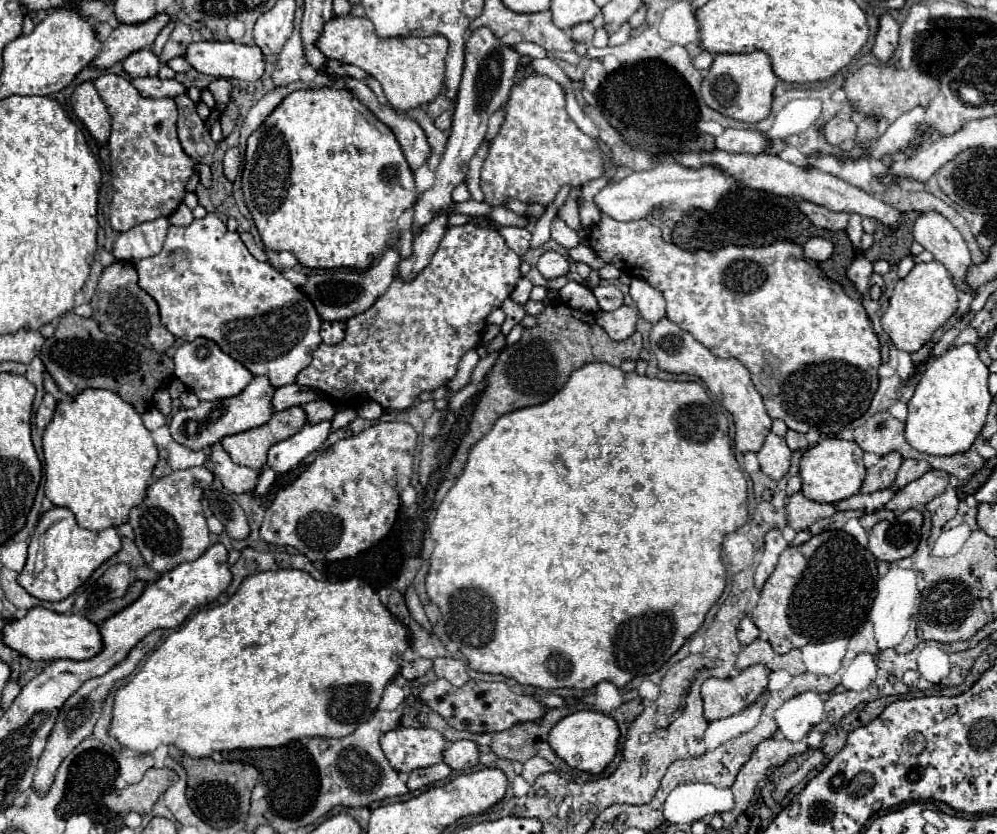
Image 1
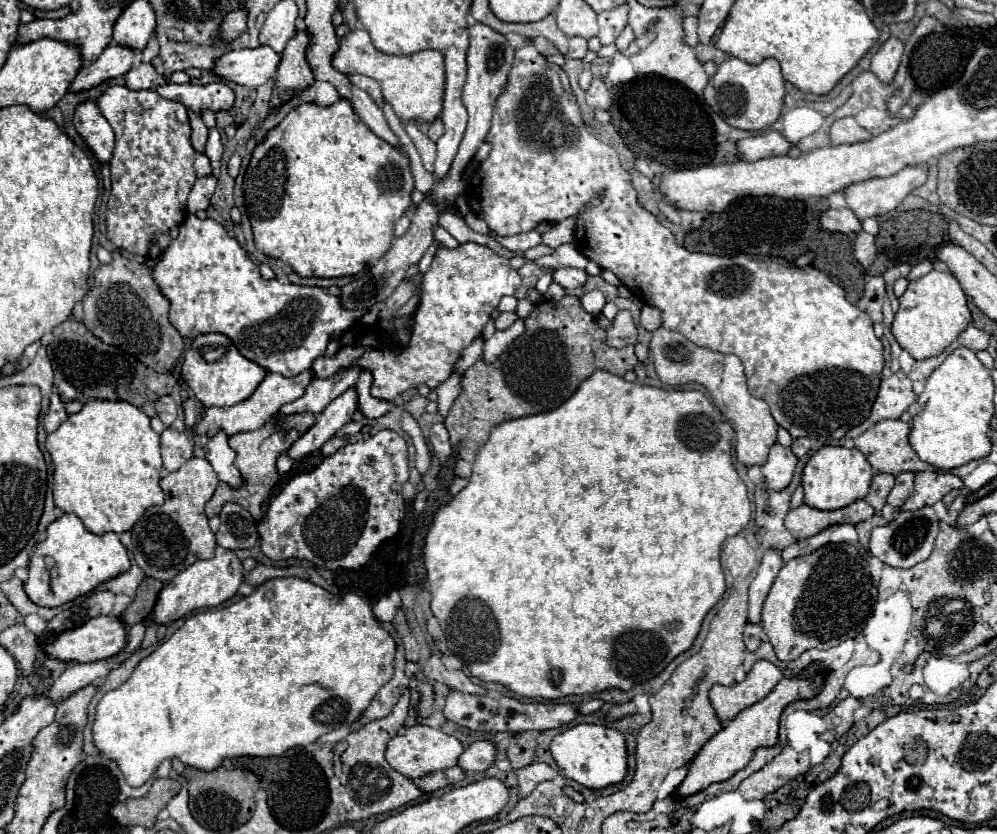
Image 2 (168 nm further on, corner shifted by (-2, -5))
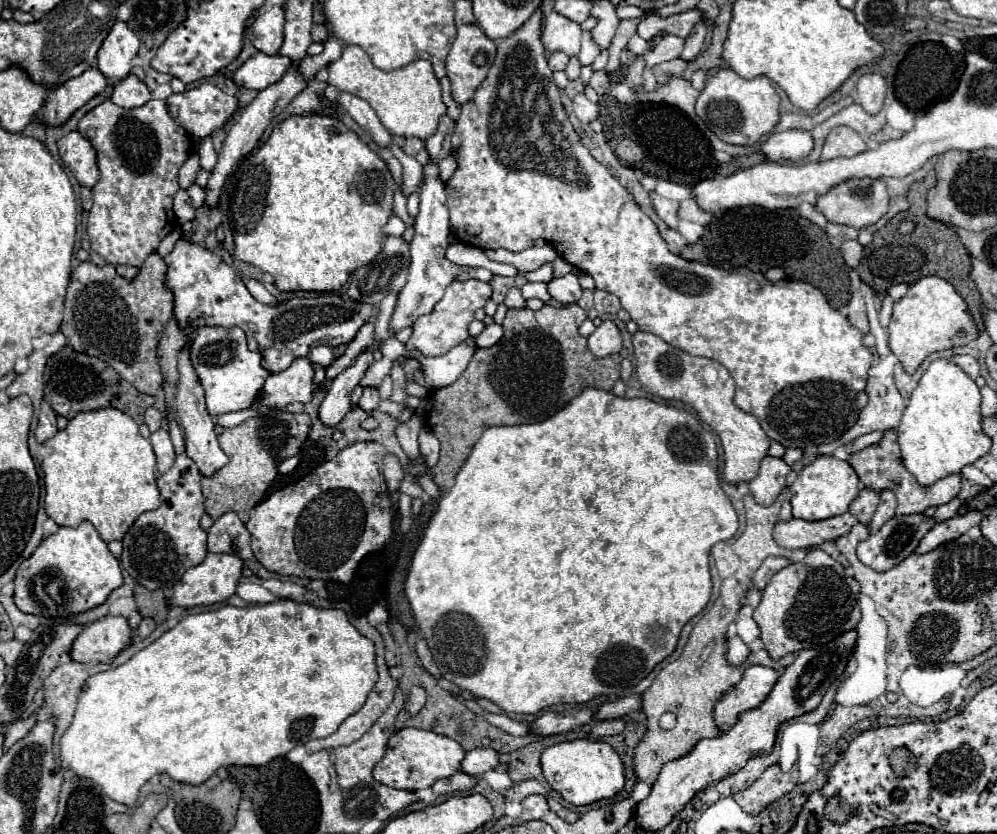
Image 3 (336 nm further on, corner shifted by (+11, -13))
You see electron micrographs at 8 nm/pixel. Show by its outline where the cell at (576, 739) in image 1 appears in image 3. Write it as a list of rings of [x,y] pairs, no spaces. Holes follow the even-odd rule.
[[[572,740],[554,744],[544,750],[542,754],[542,770],[546,782],[570,804],[574,806],[588,806],[598,800],[606,800],[616,796],[624,784],[624,764],[616,750],[606,742],[594,740]]]

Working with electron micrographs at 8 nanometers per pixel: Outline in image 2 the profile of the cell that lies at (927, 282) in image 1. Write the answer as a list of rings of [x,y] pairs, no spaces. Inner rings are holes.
[[[931,270],[929,274],[909,282],[905,294],[899,298],[899,310],[895,312],[891,332],[899,346],[915,360],[925,360],[941,354],[969,324],[971,312],[959,282],[949,272]]]

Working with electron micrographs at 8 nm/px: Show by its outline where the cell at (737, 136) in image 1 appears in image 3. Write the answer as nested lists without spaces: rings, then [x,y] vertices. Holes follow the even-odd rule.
[[[786,130],[774,132],[762,144],[762,152],[772,160],[802,160],[814,148],[814,138],[808,130]]]

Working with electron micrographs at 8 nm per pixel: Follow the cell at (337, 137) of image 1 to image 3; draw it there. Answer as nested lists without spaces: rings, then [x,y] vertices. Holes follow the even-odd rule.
[[[320,114],[286,118],[274,126],[262,148],[240,162],[232,178],[230,226],[236,244],[234,256],[270,274],[280,292],[340,290],[350,274],[370,264],[382,248],[380,234],[390,218],[394,198],[392,174],[386,162],[338,118]]]

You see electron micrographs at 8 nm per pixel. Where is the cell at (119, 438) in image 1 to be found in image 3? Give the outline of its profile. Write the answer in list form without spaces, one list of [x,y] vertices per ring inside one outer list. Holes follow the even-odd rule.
[[[116,408],[80,412],[56,436],[44,442],[52,452],[44,458],[46,484],[46,514],[60,526],[80,526],[84,520],[92,522],[104,542],[122,540],[136,518],[148,510],[158,508],[160,492],[156,488],[156,454],[146,438],[140,436],[138,424]]]

